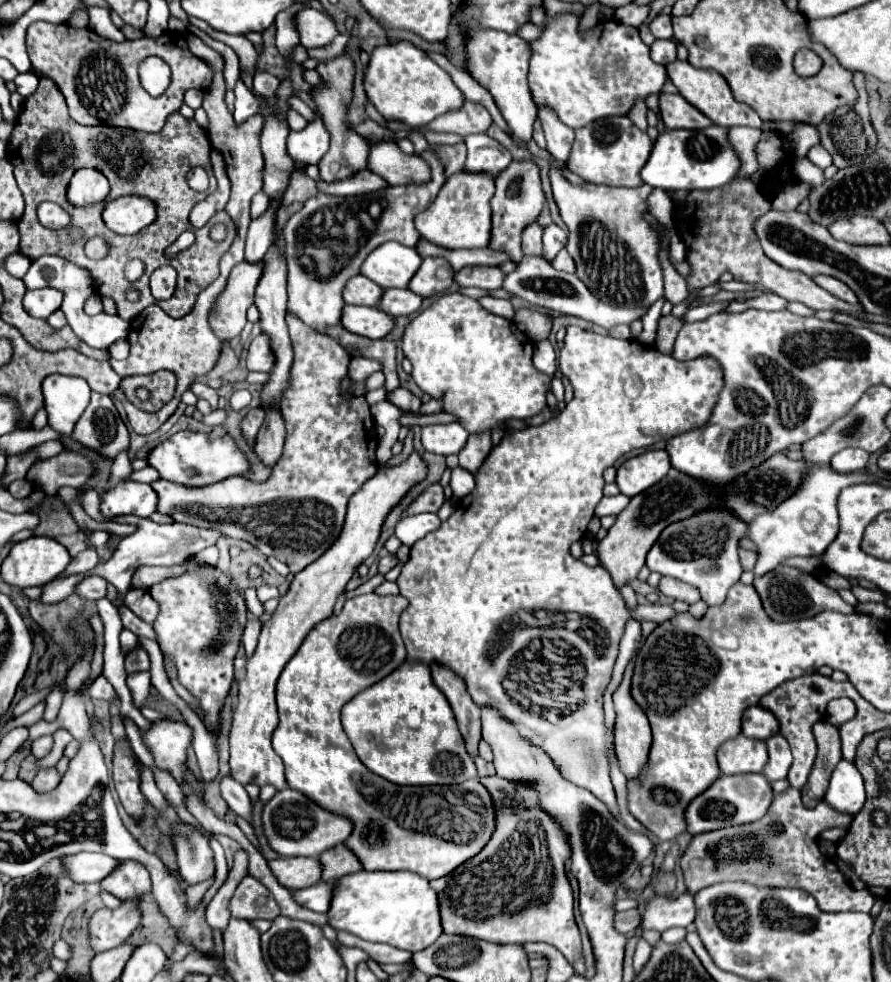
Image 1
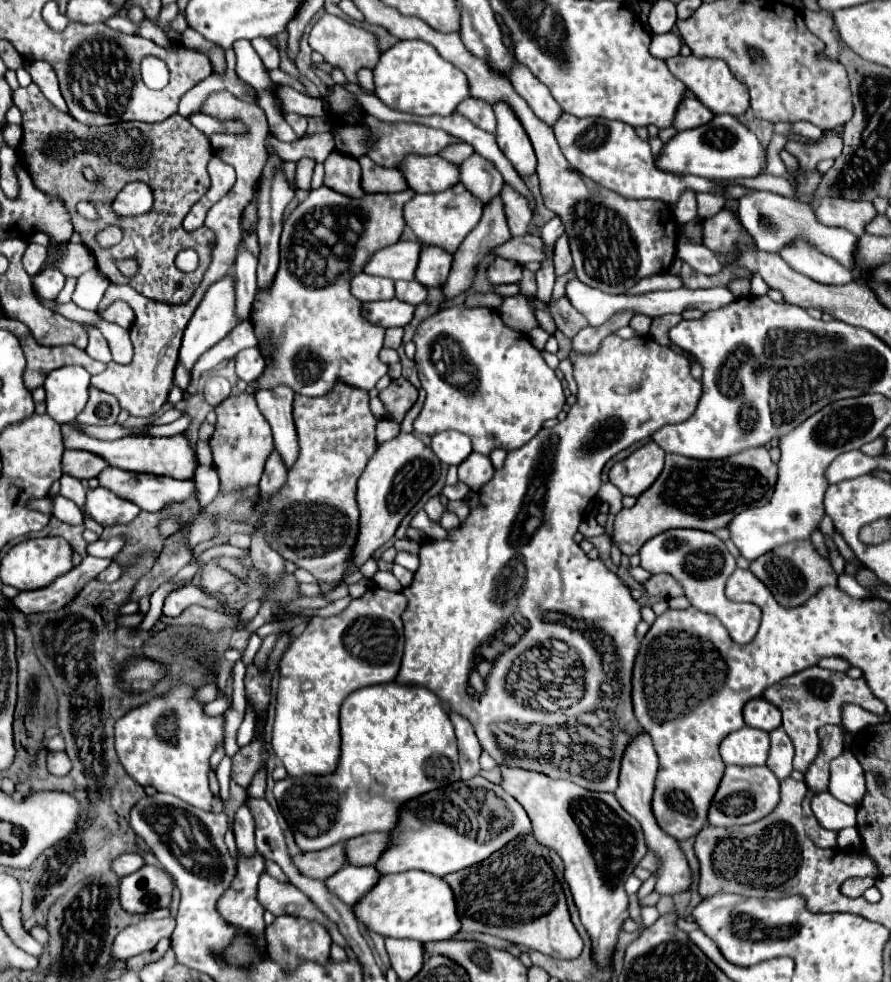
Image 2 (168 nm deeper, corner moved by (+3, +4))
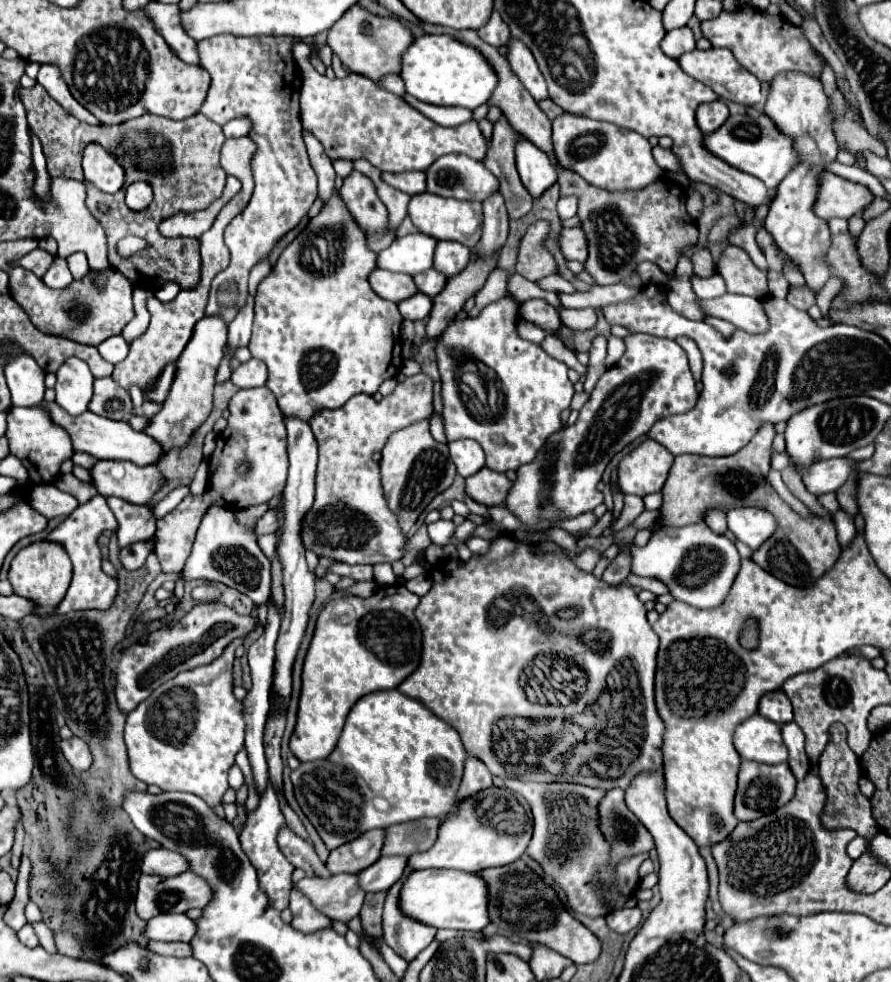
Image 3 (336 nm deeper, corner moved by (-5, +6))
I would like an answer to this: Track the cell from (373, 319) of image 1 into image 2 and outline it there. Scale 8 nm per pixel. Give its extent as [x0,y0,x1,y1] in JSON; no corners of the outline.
[362,299,414,327]

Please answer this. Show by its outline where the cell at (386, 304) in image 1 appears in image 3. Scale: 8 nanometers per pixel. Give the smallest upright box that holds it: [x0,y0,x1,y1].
[414,269,446,297]

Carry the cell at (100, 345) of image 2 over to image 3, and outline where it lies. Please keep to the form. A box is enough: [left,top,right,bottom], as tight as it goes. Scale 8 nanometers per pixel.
[98,335,128,365]

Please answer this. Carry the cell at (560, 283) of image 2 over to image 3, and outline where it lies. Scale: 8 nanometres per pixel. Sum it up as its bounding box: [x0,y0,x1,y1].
[558,227,588,263]

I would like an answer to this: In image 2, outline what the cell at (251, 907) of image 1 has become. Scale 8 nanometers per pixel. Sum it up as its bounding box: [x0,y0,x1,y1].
[258,873,346,947]

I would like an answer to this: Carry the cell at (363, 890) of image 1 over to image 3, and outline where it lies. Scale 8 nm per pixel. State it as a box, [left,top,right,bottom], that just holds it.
[400,869,488,931]

